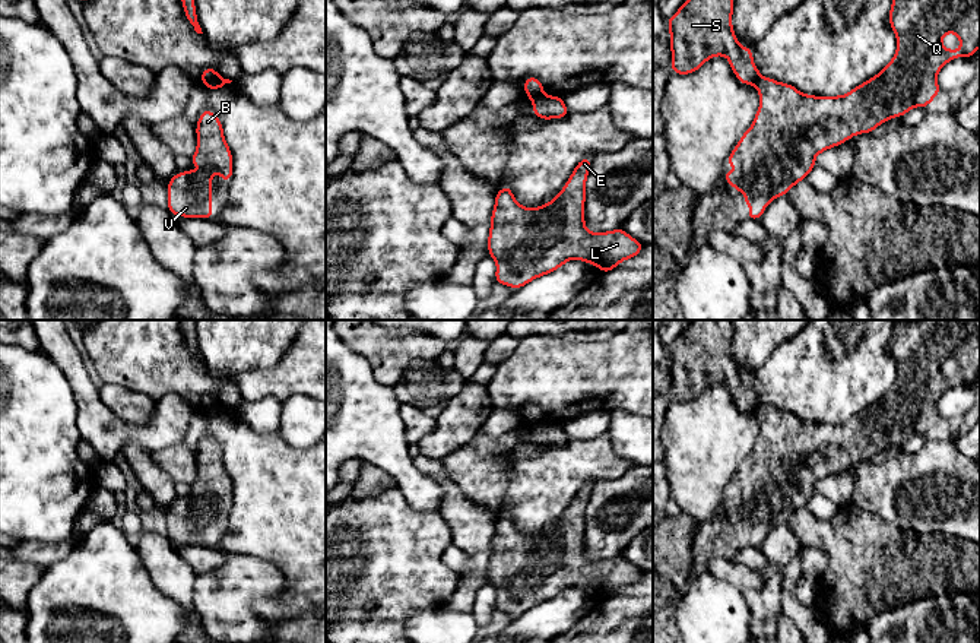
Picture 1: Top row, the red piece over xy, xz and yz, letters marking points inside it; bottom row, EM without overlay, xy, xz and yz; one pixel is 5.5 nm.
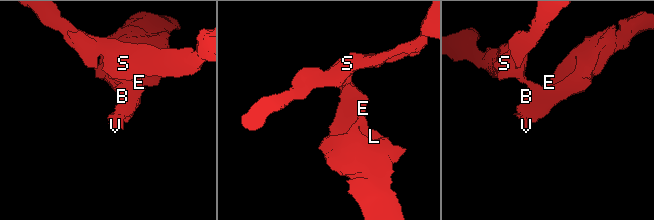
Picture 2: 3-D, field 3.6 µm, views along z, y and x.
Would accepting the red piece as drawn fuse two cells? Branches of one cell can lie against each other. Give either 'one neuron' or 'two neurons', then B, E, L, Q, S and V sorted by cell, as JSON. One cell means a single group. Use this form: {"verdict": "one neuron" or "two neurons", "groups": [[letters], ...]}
{"verdict": "two neurons", "groups": [["B", "E", "L", "Q", "V"], ["S"]]}

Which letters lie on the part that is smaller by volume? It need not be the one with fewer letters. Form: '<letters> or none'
B, E, L, Q, V

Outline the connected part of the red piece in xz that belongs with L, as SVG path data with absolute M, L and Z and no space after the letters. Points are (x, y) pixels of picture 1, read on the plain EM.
M590 484L574 495L565 514L543 533L526 536L516 529L510 514L502 514L495 523L488 564L489 585L497 589L495 608L511 615L521 615L535 605L556 598L571 586L596 592L603 601L615 596L622 587L635 585L643 571L622 555L609 560L589 560L584 551L584 511L589 503Z

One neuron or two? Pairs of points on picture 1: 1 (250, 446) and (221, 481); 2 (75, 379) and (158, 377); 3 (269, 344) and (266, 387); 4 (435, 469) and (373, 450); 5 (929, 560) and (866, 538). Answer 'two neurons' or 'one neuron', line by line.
1: two neurons
2: two neurons
3: two neurons
4: two neurons
5: one neuron

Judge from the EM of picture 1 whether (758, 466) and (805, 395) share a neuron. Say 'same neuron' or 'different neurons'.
different neurons

